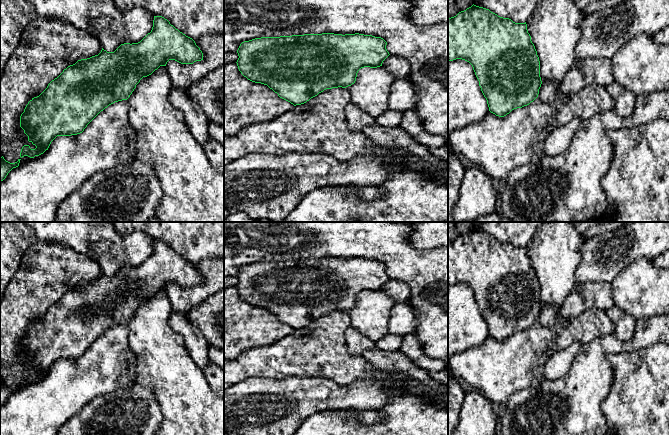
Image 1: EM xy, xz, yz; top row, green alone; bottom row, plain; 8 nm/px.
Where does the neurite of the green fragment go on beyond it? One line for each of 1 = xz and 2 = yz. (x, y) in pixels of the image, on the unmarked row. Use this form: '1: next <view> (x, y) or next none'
1: next none
2: next none

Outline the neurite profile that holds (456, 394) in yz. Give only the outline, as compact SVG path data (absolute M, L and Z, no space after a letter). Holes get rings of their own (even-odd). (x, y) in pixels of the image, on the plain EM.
M448 376L448 435L453 435L457 426L465 393L458 380Z

